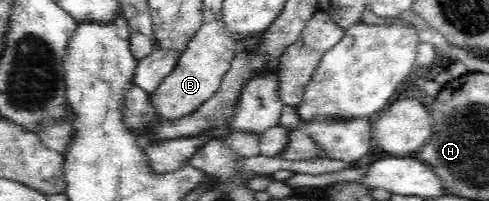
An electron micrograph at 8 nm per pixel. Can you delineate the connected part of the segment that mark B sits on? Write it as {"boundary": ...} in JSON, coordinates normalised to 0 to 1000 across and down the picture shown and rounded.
{"boundary":[[[446,95],[434,114],[415,114],[397,194],[372,249],[372,284],[364,303],[364,333],[323,428],[309,468],[311,522],[325,577],[342,602],[368,602],[372,582],[384,582],[413,522],[425,507],[450,443],[462,363],[470,353],[481,289],[485,239],[466,194],[454,119]]]}

